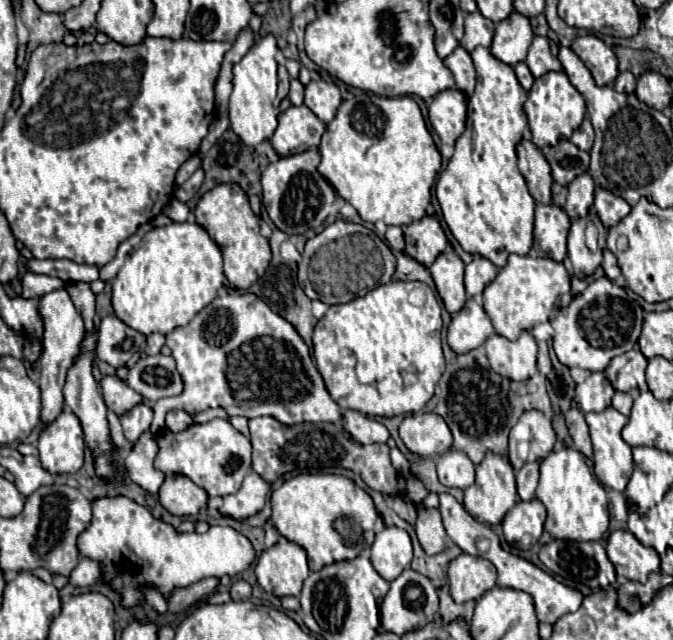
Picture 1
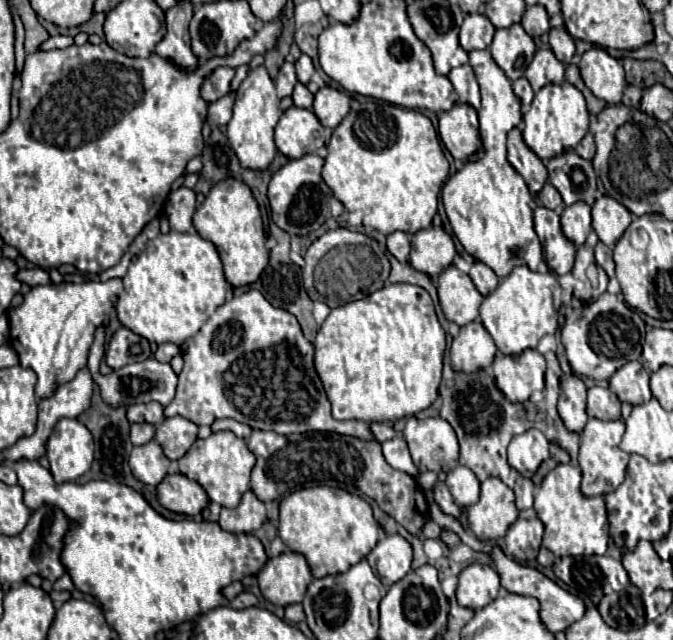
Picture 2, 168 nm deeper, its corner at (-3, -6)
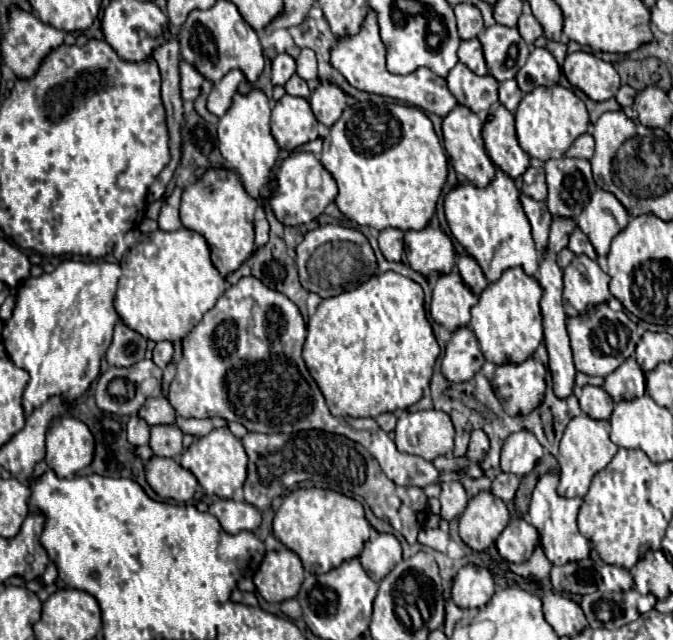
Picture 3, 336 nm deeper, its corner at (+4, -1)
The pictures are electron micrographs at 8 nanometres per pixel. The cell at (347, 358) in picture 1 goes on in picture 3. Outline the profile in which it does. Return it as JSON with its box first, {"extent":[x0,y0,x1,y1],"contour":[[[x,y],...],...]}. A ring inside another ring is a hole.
{"extent":[303,272,439,418],"contour":[[[397,272],[375,274],[351,292],[321,300],[317,312],[307,322],[303,360],[319,390],[323,392],[333,416],[375,418],[383,412],[409,408],[423,396],[423,390],[429,386],[437,356],[439,344],[427,320],[423,290],[417,282]]]}

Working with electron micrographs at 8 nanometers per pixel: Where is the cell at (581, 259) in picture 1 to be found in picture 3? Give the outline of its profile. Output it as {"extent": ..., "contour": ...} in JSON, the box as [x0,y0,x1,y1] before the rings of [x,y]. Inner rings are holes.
{"extent":[563,256,609,316],"contour":[[[575,256],[573,262],[563,270],[563,306],[567,316],[579,316],[589,306],[607,302],[609,276],[601,268],[593,268],[593,260],[587,256]]]}

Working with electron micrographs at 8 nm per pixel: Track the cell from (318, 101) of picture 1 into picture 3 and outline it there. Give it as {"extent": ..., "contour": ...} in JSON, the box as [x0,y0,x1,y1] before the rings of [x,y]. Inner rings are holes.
{"extent":[311,84,347,126],"contour":[[[321,84],[313,94],[311,94],[311,108],[315,118],[325,124],[325,126],[333,126],[339,118],[343,108],[347,106],[345,102],[345,92],[335,86],[335,84]]]}

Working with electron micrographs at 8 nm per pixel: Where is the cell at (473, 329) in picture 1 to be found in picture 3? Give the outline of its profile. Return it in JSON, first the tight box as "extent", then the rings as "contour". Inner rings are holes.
{"extent":[441,326,485,382],"contour":[[[467,326],[455,330],[441,360],[443,376],[451,382],[471,380],[471,376],[475,376],[483,364],[485,358],[483,352],[479,350],[479,342],[473,330]]]}

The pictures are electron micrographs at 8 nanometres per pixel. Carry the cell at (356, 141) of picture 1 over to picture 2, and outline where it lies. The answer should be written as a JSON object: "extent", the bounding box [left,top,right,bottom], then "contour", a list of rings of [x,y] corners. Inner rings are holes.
{"extent":[322,95,448,235],"contour":[[[352,95],[352,109],[334,129],[326,151],[322,179],[348,211],[364,211],[364,227],[388,235],[392,231],[414,233],[432,225],[432,217],[438,209],[438,195],[448,177],[448,161],[438,143],[436,129],[424,113],[376,101],[374,97]]]}

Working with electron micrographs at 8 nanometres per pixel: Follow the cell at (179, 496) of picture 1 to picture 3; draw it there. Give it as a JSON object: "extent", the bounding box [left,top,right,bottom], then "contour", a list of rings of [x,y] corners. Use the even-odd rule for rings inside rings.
{"extent":[145,456,197,502],"contour":[[[151,456],[145,464],[147,484],[163,498],[173,498],[177,502],[187,502],[197,490],[195,476],[171,458]]]}

